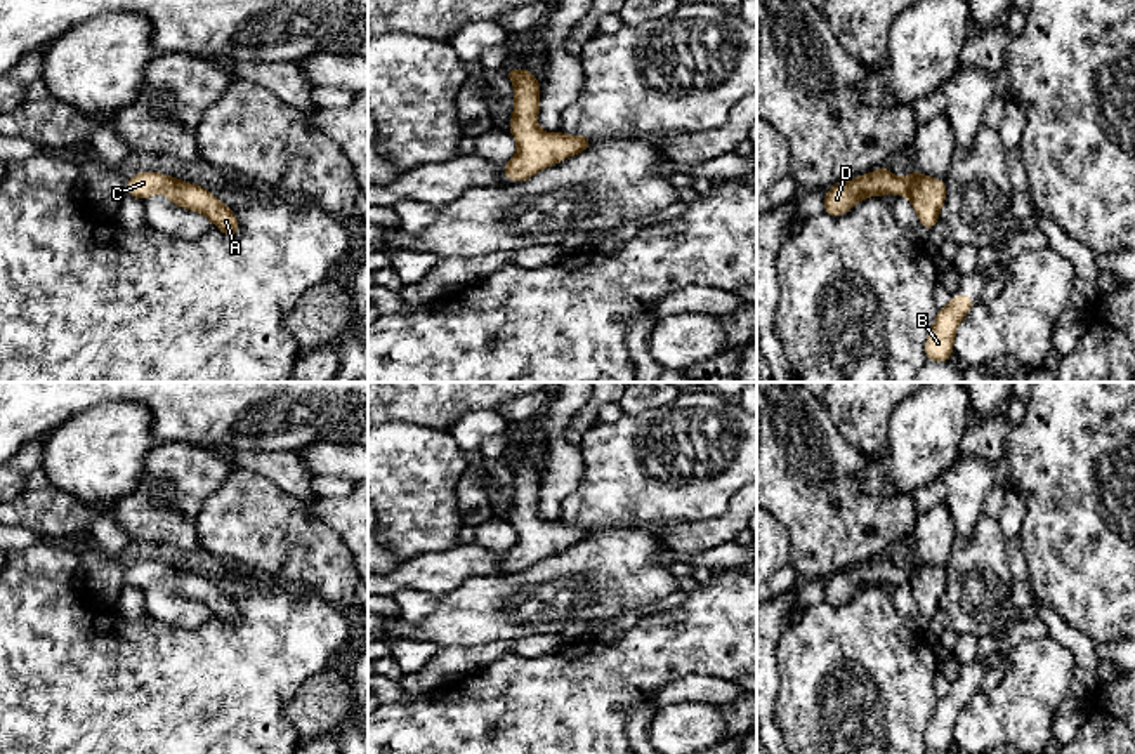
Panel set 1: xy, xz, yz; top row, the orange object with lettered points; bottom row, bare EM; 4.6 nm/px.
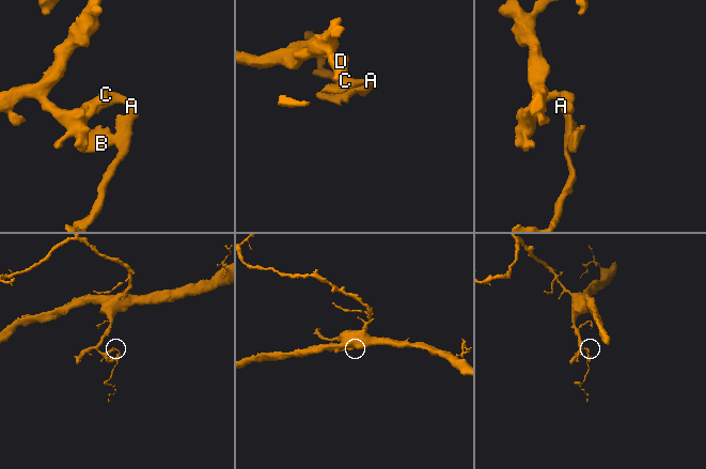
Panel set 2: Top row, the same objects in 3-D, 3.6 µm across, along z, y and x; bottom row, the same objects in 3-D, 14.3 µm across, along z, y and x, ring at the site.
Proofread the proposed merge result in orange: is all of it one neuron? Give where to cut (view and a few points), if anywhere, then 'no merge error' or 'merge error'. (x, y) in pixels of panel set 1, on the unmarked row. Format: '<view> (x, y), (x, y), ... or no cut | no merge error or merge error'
no cut | no merge error

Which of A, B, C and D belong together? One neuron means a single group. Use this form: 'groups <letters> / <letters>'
groups A B C D

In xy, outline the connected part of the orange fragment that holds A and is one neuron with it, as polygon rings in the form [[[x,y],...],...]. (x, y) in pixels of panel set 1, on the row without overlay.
[[[139,561],[127,568],[127,580],[142,591],[153,582],[163,582],[174,594],[207,605],[224,624],[234,625],[239,620],[234,601],[203,575],[161,561]]]

